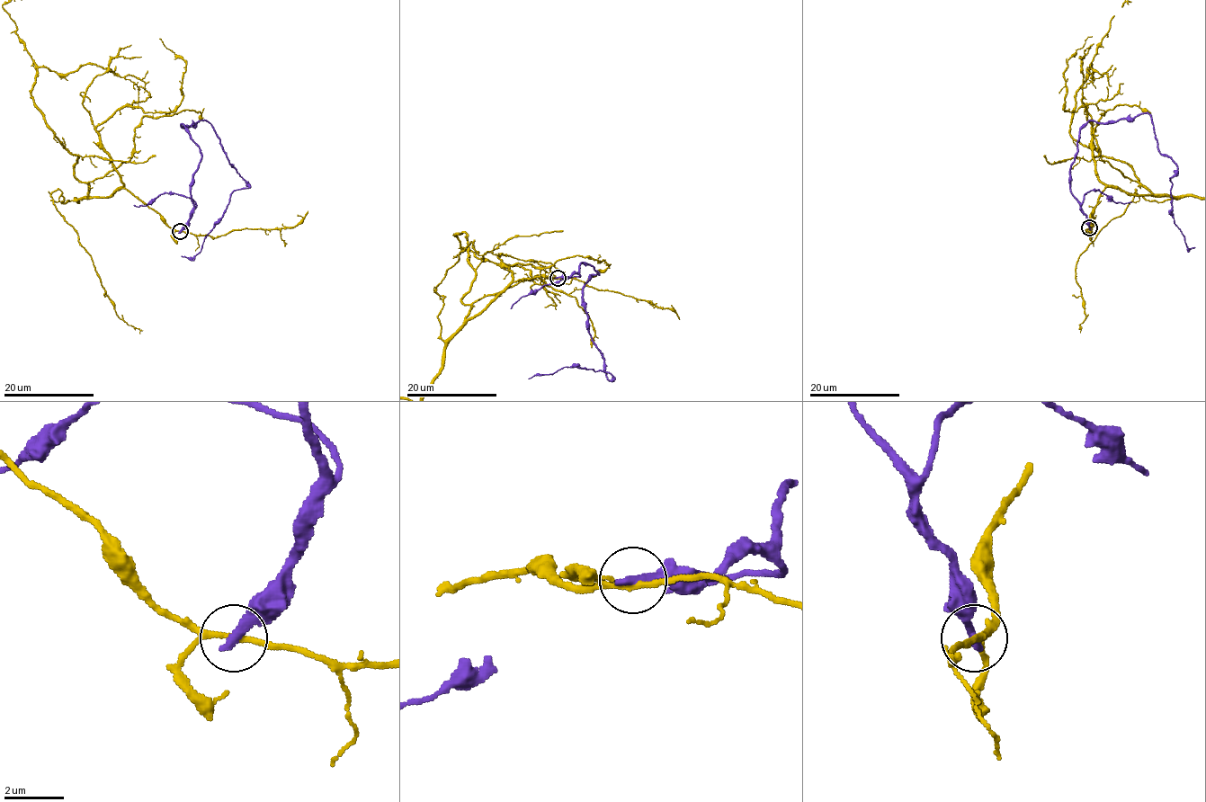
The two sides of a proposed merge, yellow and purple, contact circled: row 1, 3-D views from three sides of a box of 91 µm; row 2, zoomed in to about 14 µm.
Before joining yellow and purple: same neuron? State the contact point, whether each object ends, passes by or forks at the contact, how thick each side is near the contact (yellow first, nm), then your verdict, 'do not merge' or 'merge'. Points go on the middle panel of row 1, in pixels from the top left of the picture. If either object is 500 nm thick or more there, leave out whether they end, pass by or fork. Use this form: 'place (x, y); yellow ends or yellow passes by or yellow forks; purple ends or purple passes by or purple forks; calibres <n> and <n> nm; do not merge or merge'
place (558, 278); yellow passes by; purple ends; calibres 200 and 340 nm; do not merge

